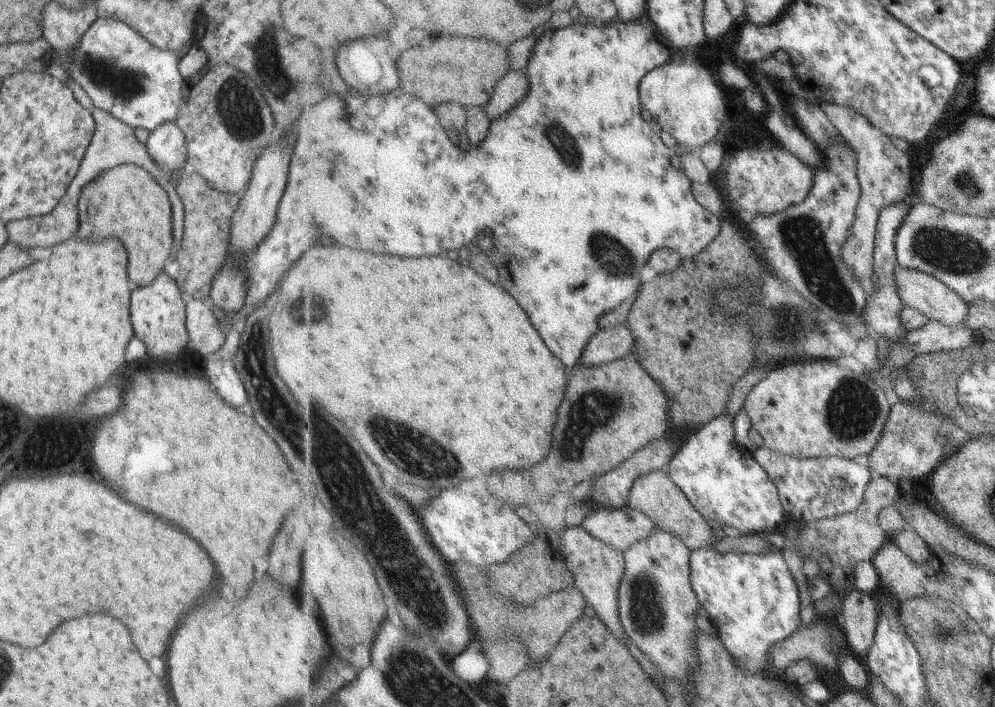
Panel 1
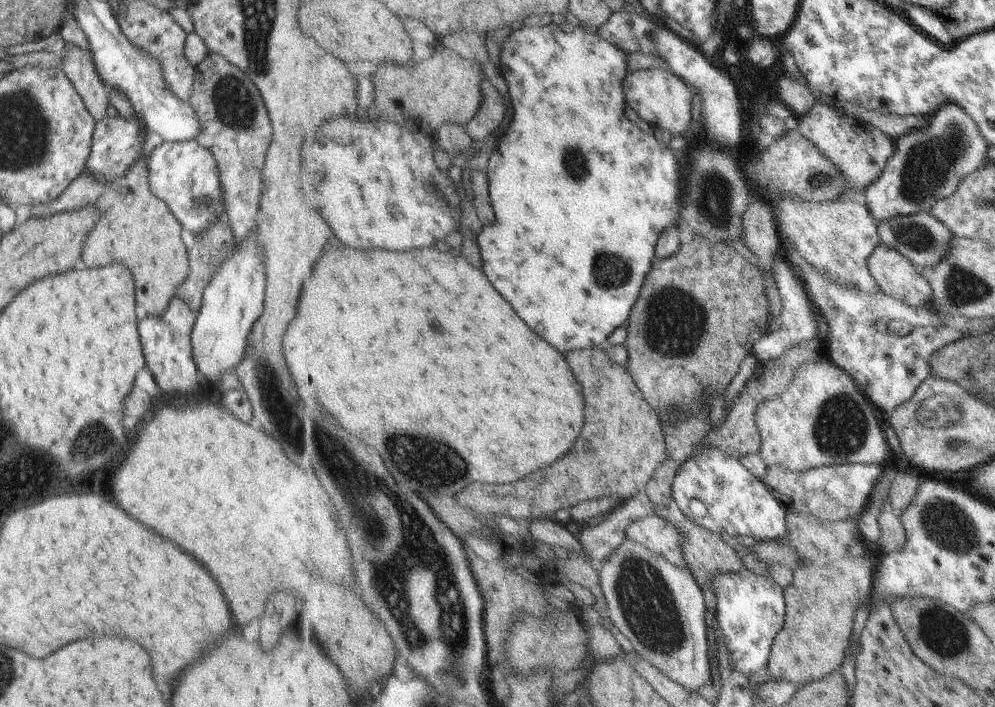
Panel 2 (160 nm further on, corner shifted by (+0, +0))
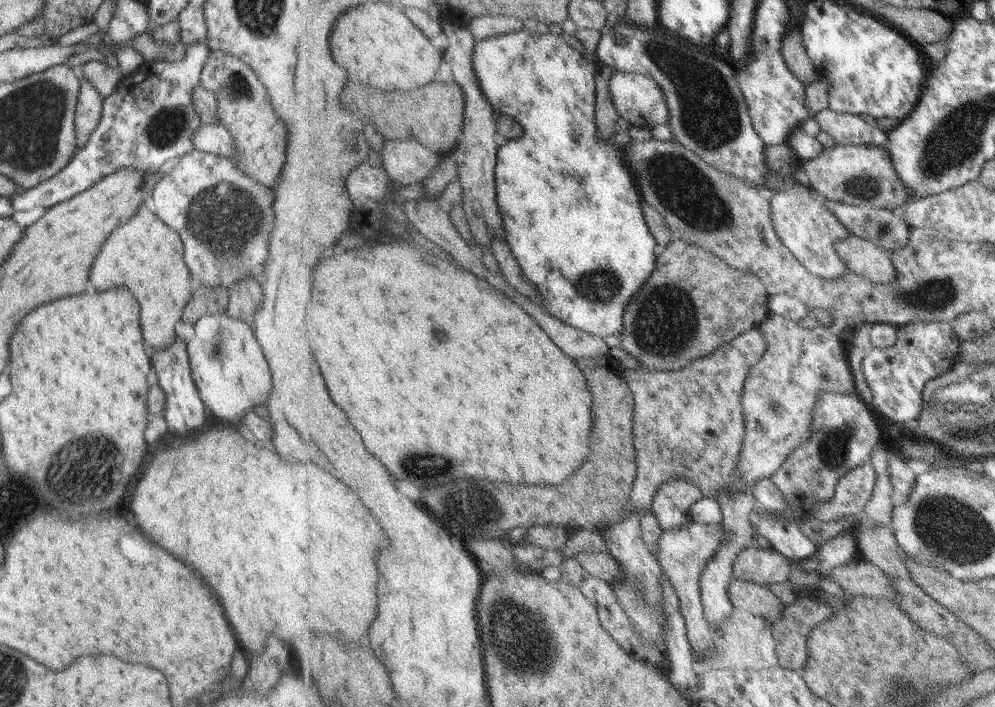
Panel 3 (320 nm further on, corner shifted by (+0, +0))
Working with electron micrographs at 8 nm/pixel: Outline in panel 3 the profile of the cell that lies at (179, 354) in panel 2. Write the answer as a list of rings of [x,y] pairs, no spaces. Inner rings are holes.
[[[175,334],[173,342],[167,348],[159,348],[149,354],[152,360],[152,368],[157,376],[157,386],[161,388],[165,396],[165,424],[171,434],[175,436],[185,436],[185,434],[195,434],[203,422],[207,422],[207,411],[203,407],[203,402],[197,394],[197,388],[191,379],[191,372],[186,354],[186,344],[183,339]]]

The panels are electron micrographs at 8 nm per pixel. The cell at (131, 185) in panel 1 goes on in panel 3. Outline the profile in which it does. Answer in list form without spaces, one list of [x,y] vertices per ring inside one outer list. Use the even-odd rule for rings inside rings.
[[[149,208],[135,212],[101,244],[89,266],[88,280],[96,292],[115,286],[129,290],[139,308],[140,332],[147,354],[167,348],[175,338],[175,324],[192,296],[194,281],[185,266],[177,232],[165,226]]]

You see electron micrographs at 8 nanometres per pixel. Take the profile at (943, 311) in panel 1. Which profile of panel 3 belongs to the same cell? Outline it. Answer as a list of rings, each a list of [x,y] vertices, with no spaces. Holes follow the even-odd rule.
[[[856,235],[847,236],[835,244],[836,254],[849,266],[849,269],[873,283],[897,280],[897,268],[893,256],[886,249]]]

